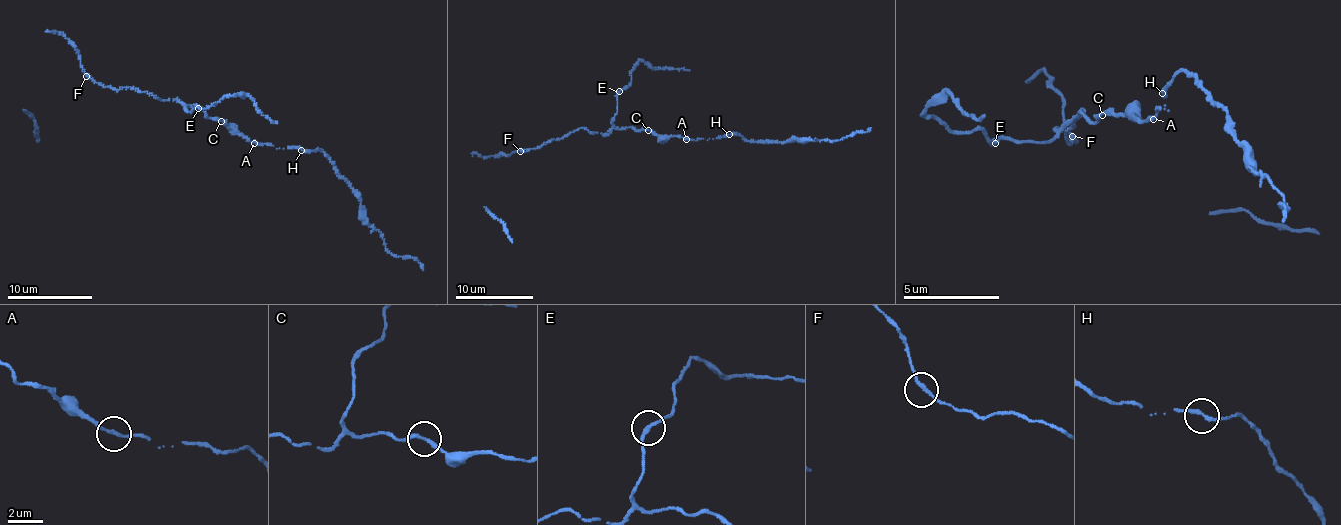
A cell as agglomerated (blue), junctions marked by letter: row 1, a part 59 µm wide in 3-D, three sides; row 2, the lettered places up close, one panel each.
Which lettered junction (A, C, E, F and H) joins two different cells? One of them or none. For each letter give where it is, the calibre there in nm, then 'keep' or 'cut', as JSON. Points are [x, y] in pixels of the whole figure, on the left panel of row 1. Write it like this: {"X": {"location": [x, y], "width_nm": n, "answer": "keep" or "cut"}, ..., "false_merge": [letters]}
{"A": {"location": [254, 143], "width_nm": 180, "answer": "keep"}, "C": {"location": [221, 121], "width_nm": 220, "answer": "keep"}, "E": {"location": [198, 108], "width_nm": 190, "answer": "keep"}, "F": {"location": [86, 76], "width_nm": 180, "answer": "keep"}, "H": {"location": [301, 150], "width_nm": 190, "answer": "keep"}, "false_merge": []}

